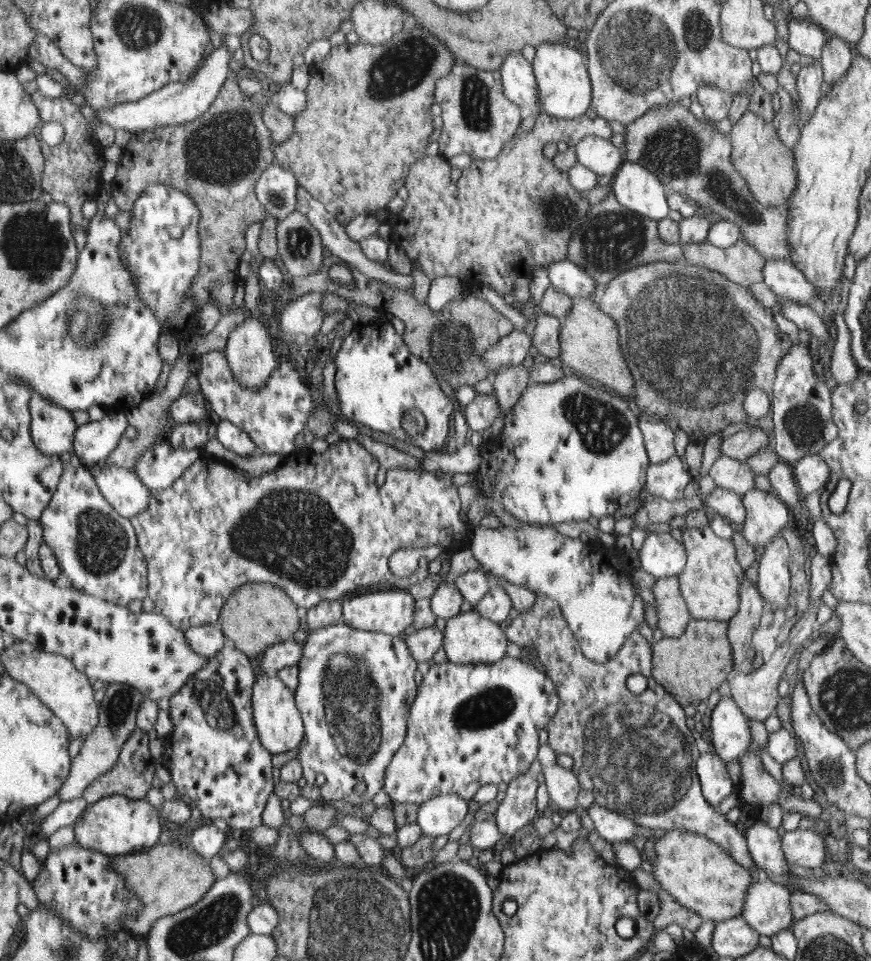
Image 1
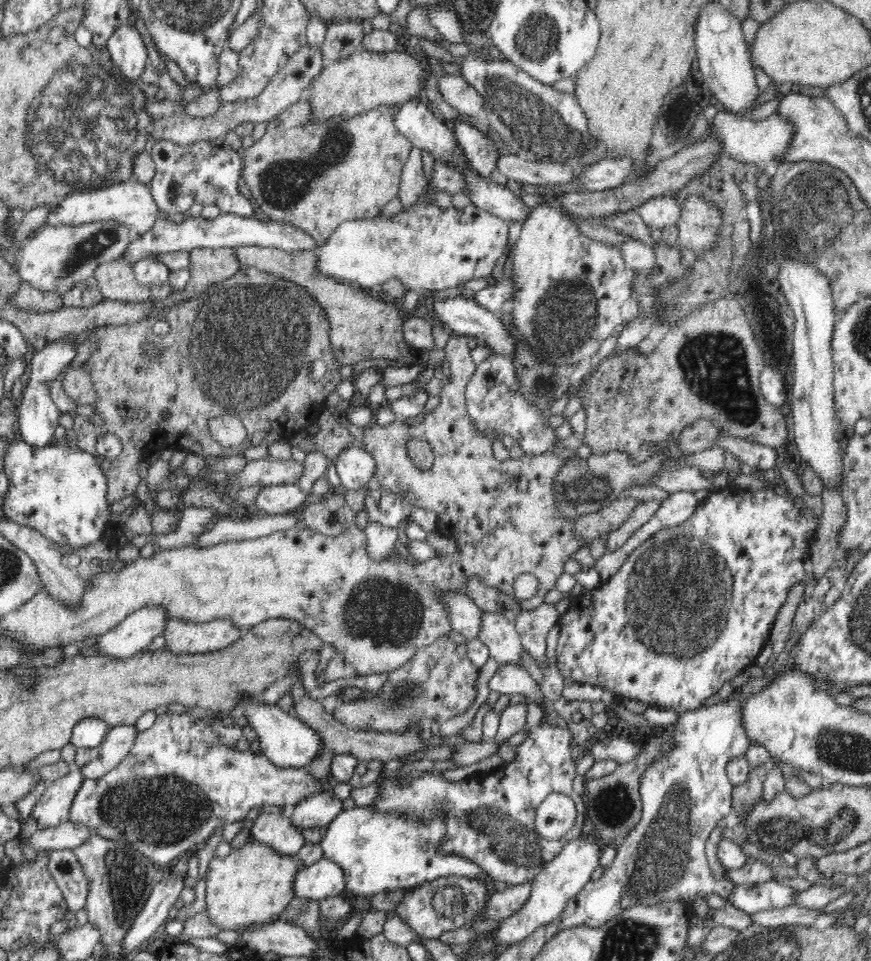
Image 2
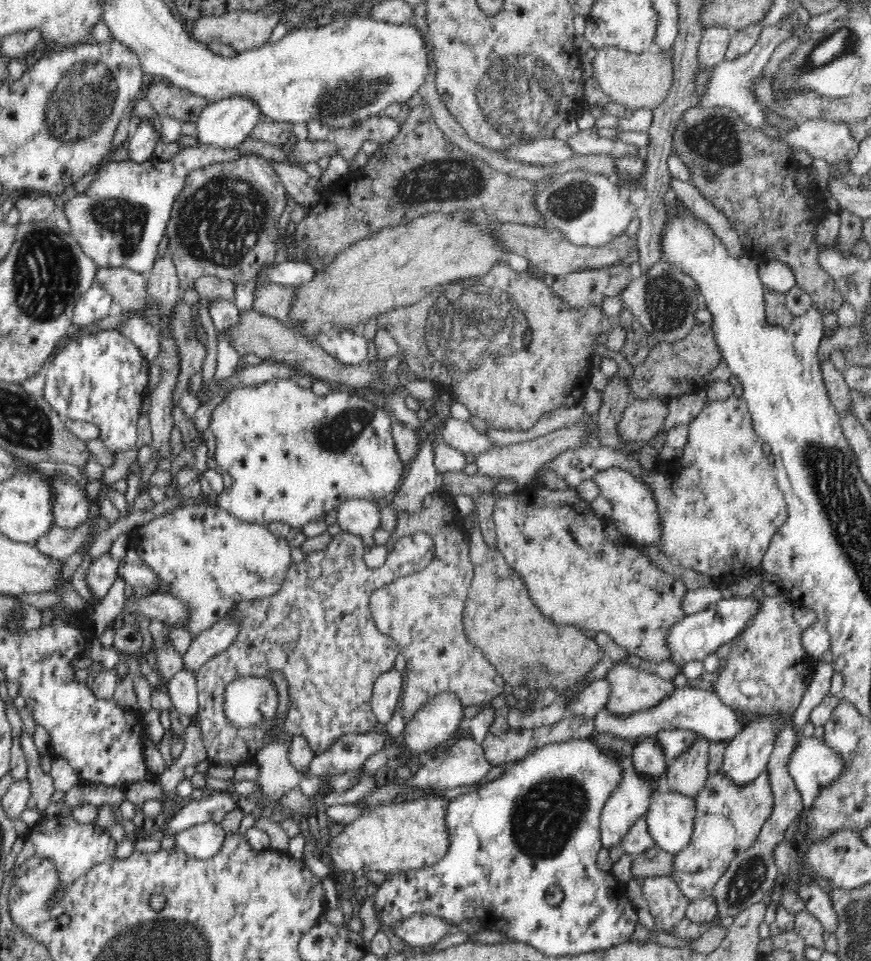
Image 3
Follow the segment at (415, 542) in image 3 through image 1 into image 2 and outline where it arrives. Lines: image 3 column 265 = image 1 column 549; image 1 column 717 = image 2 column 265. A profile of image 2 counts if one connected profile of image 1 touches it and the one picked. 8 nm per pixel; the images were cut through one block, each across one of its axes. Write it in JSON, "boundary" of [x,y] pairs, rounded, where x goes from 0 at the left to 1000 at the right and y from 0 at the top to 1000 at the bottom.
{"boundary":[[[304,842],[286,860],[290,874],[308,877],[319,888],[341,889],[349,880],[349,871],[335,852],[321,843]]]}

